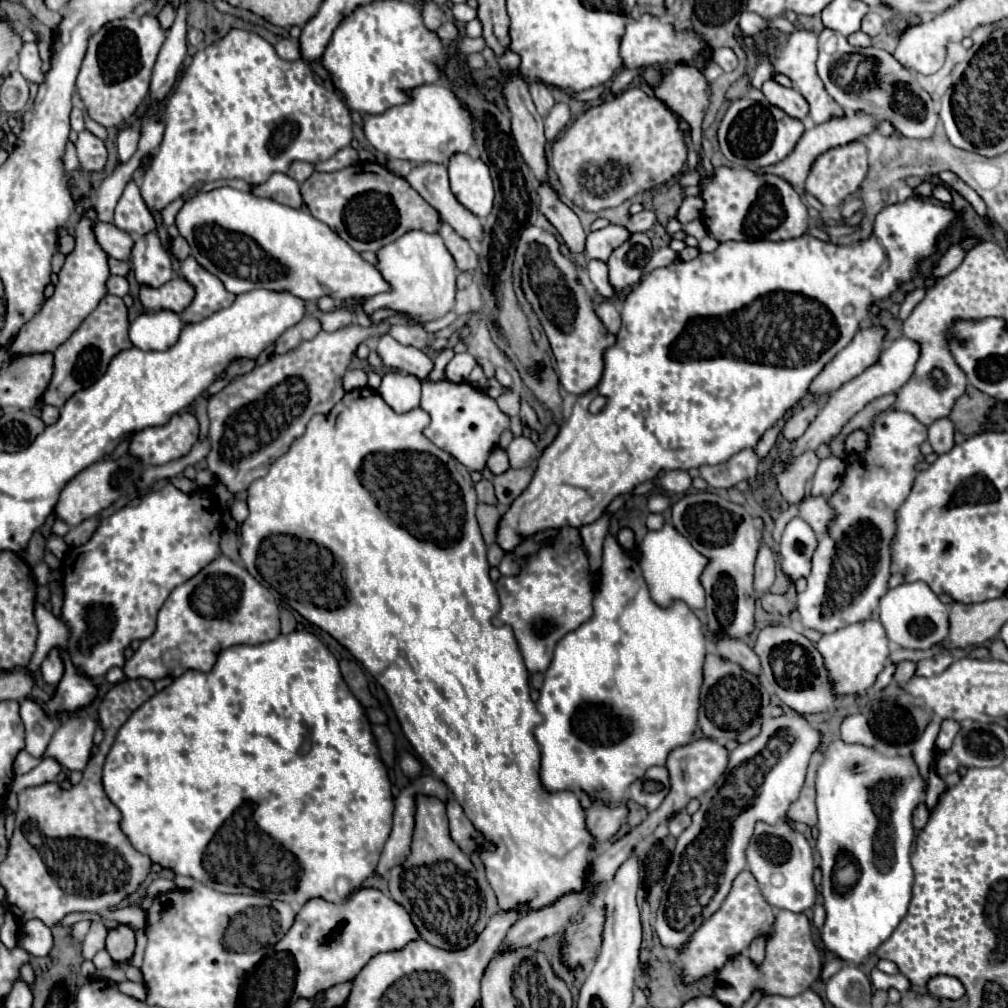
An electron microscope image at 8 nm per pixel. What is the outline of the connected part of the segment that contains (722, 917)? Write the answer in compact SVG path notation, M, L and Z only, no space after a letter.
M742 871L734 879L732 891L724 899L720 911L716 911L716 915L712 915L712 919L708 919L708 923L704 923L704 927L700 927L696 935L692 935L688 947L678 955L684 969L684 981L696 981L720 969L730 957L742 953L756 935L762 933L766 937L772 927L772 921L774 921L774 911L760 895L756 879L752 877L750 871Z

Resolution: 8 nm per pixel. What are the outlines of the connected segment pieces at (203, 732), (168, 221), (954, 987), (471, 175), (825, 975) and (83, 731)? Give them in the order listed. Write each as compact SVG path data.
M306 631L278 635L274 641L260 645L236 645L224 649L210 673L186 671L182 677L174 679L170 687L148 699L140 711L134 711L132 719L128 719L128 723L124 723L124 727L118 731L104 763L102 785L108 799L122 813L122 831L140 853L148 855L152 863L172 869L178 875L188 875L194 881L200 881L222 893L248 893L288 903L306 903L314 897L332 903L344 903L346 897L342 897L336 889L338 879L348 881L350 893L356 891L360 883L374 873L380 851L392 829L392 785L380 759L364 707L344 683L336 657L312 633Z
M182 197L176 199L176 201L172 201L172 203L168 205L168 209L164 209L164 211L160 213L160 215L162 215L162 225L164 225L164 227L170 227L170 225L174 223L174 217L176 217L176 211L180 209L180 203L184 203Z
M940 975L940 977L930 979L928 991L936 997L944 997L944 999L952 999L952 1001L964 997L964 993L966 993L964 985L956 977L950 977L950 975Z
M454 155L448 163L450 189L454 197L474 215L488 217L492 211L492 177L488 165L470 155Z
M830 959L830 961L824 965L820 979L826 983L826 981L828 981L832 975L836 975L842 967L844 967L844 961L840 961L840 959Z
M68 717L60 723L60 729L56 729L46 755L60 755L56 761L60 761L62 767L84 771L94 745L94 729L96 721L92 717Z

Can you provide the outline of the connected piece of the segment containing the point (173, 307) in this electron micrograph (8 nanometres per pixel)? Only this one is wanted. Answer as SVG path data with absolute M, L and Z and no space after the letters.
M176 277L158 289L140 289L140 301L148 311L172 311L180 315L192 303L192 299L194 287L184 277Z

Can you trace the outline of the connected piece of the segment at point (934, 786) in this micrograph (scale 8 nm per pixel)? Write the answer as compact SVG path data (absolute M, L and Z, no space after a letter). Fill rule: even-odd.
M934 757L930 763L930 777L928 777L928 791L926 791L926 805L928 805L928 809L932 809L936 805L938 797L946 789L944 781L940 777L936 777L935 767L938 759L938 757Z

